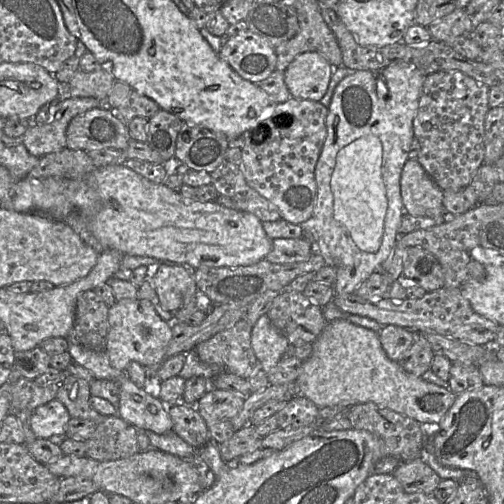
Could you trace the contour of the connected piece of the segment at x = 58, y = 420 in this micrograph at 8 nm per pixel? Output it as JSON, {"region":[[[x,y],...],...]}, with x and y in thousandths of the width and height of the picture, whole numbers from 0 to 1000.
{"region":[[[105,792],[63,815],[60,845],[73,869],[121,871],[139,831],[127,802]]]}

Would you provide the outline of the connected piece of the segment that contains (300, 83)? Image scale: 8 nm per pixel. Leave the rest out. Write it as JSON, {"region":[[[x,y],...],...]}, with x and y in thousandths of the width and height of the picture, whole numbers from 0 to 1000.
{"region":[[[631,103],[589,109],[563,141],[565,167],[577,192],[635,200],[649,183],[663,135]]]}

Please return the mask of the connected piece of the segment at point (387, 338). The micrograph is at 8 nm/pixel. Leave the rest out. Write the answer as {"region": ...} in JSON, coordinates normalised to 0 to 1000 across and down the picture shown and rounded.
{"region":[[[764,645],[750,661],[758,690],[778,716],[810,710],[813,694],[837,663],[784,645]]]}

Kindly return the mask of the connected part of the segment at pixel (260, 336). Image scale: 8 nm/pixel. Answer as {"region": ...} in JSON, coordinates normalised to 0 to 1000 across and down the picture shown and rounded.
{"region":[[[526,623],[500,649],[498,685],[518,732],[532,742],[562,710],[575,681]]]}

